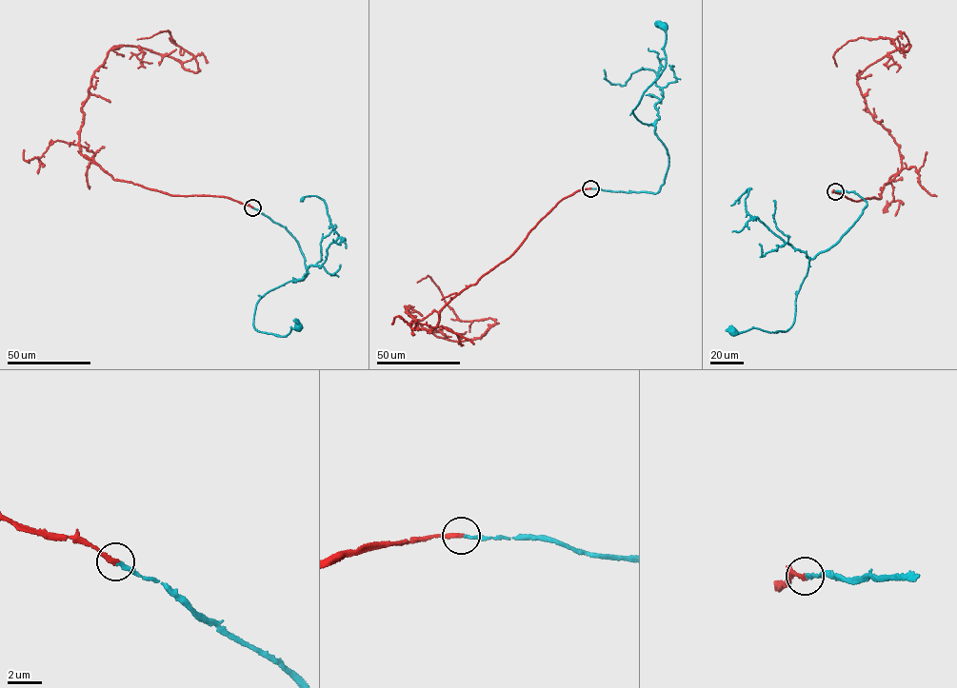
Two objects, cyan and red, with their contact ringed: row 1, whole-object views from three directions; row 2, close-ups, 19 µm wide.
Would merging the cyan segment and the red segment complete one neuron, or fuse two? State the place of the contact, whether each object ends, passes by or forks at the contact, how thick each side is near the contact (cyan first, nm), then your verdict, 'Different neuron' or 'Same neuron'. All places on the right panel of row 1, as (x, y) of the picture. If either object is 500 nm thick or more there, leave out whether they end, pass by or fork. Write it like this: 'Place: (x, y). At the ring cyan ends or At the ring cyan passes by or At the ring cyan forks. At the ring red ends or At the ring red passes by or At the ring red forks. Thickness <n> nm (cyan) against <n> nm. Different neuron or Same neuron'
Place: (835, 191). At the ring cyan ends. At the ring red ends. Thickness 200 nm (cyan) against 260 nm. Same neuron

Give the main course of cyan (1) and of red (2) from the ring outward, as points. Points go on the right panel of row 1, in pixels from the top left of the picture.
1: (835, 190), (854, 191), (867, 206), (832, 245), (809, 259), (793, 324), (784, 331), (753, 327), (733, 332)
2: (835, 190), (878, 199), (898, 173), (899, 147), (857, 81), (909, 44), (859, 37), (835, 51), (837, 66)

